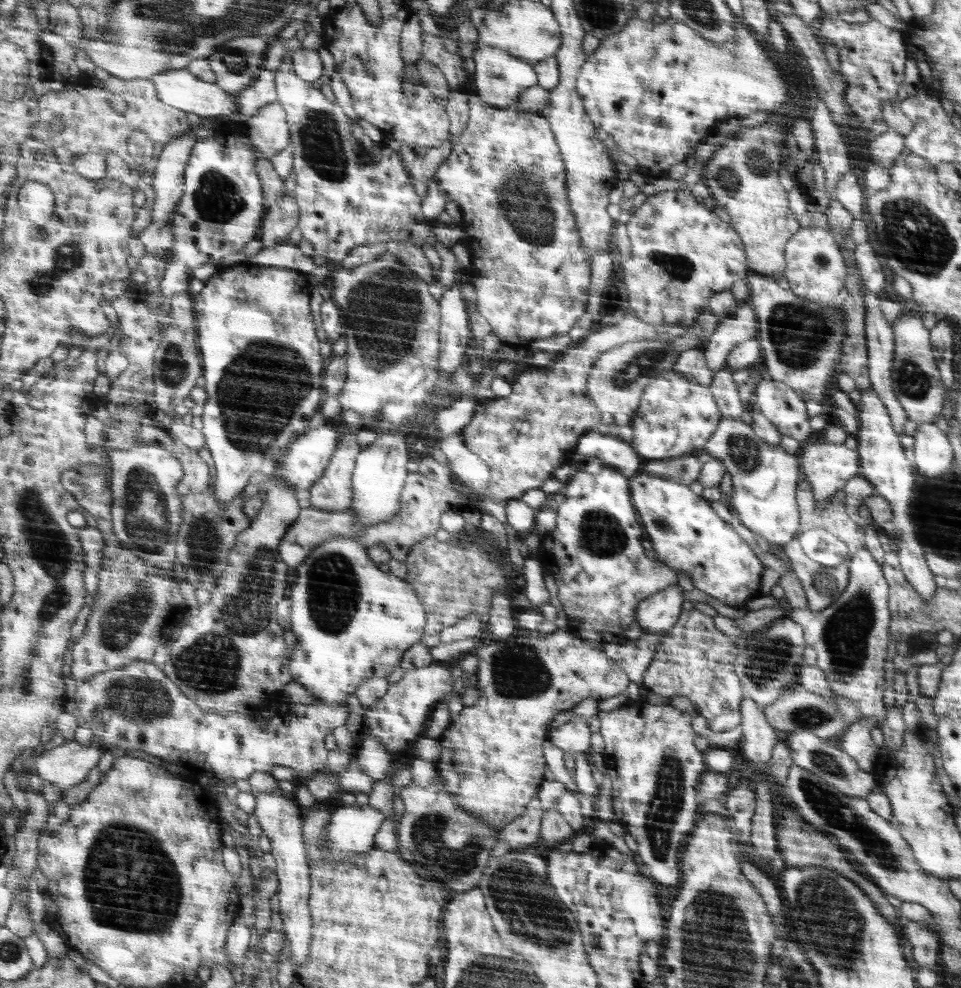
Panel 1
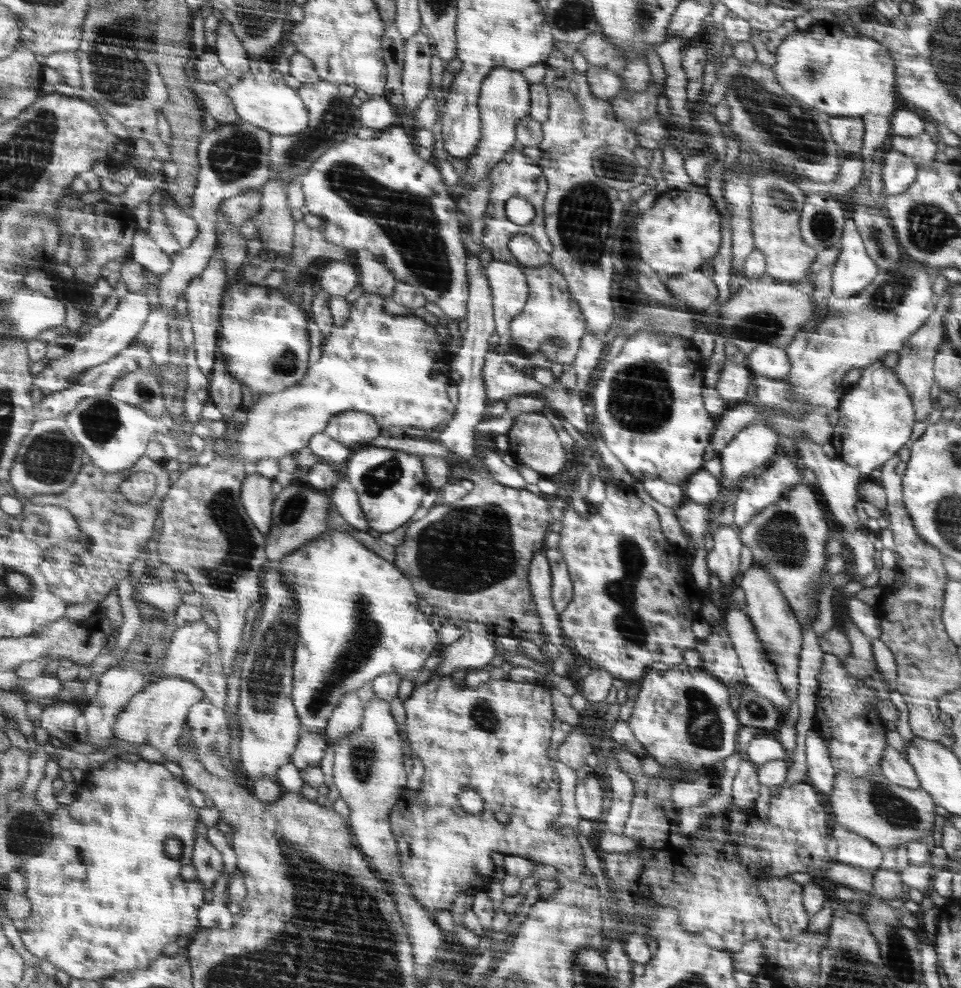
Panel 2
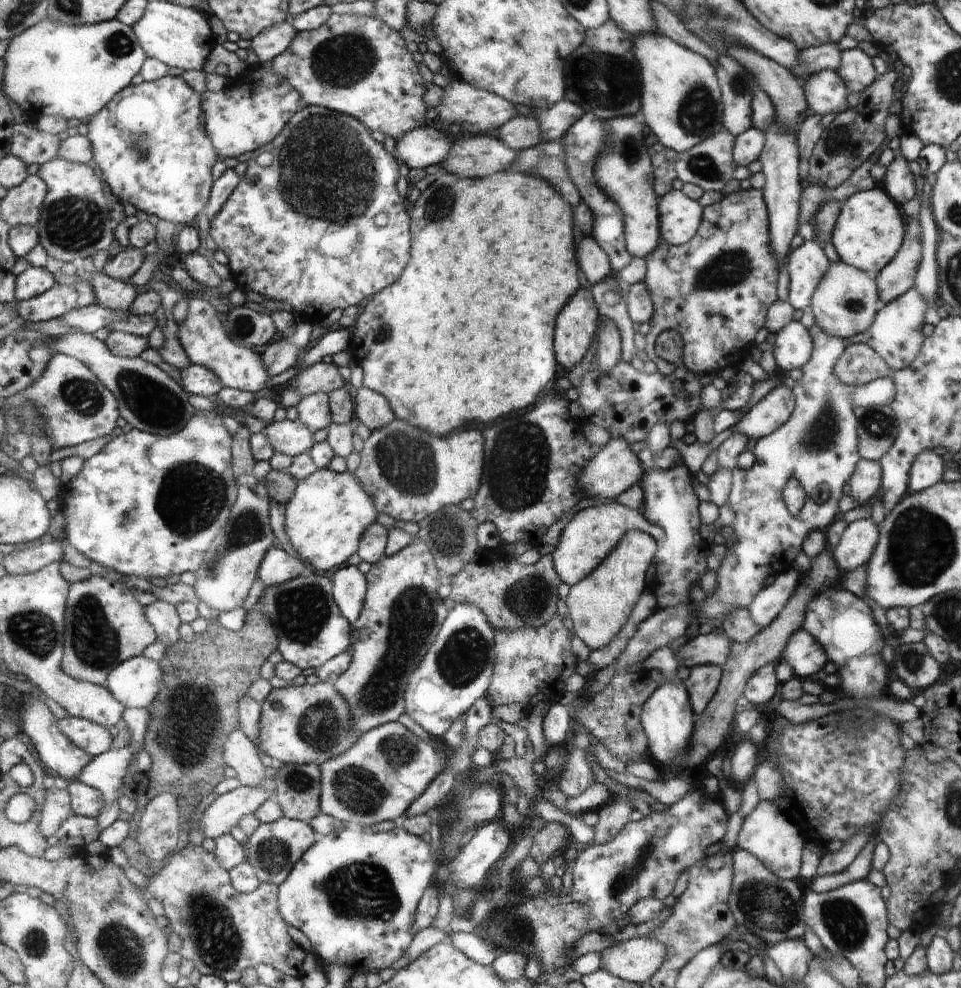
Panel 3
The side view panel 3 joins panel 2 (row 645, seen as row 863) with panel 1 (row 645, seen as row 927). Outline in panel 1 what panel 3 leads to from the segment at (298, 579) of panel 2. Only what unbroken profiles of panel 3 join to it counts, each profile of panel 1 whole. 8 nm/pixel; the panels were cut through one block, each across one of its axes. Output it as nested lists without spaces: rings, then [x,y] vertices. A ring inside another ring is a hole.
[[[344,536],[328,538],[326,541],[322,541],[321,545],[317,546],[317,549],[313,550],[308,558],[305,558],[303,564],[295,569],[298,577],[295,585],[290,588],[290,597],[288,598],[290,601],[290,616],[292,618],[291,631],[296,634],[296,644],[291,649],[294,650],[294,653],[289,654],[290,674],[292,674],[295,681],[300,683],[300,686],[304,686],[308,690],[308,694],[312,694],[316,699],[321,699],[321,703],[324,706],[347,706],[345,699],[357,692],[358,685],[365,678],[386,677],[399,667],[404,652],[414,646],[425,635],[428,612],[425,610],[424,604],[421,603],[421,599],[417,596],[417,592],[408,582],[398,577],[398,575],[384,573],[379,570],[378,564],[371,559],[367,548],[363,546],[359,538],[346,538]]]

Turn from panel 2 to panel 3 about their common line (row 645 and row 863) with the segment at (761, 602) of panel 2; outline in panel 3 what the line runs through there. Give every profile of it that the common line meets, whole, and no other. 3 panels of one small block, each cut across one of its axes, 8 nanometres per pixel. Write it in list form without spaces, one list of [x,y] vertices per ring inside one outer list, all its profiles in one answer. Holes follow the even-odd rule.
[[[759,800],[756,808],[744,819],[737,836],[736,848],[754,854],[776,876],[780,876],[784,880],[795,880],[800,876],[804,842],[802,842],[796,826],[790,824],[778,810],[780,810],[780,806],[775,801]]]

